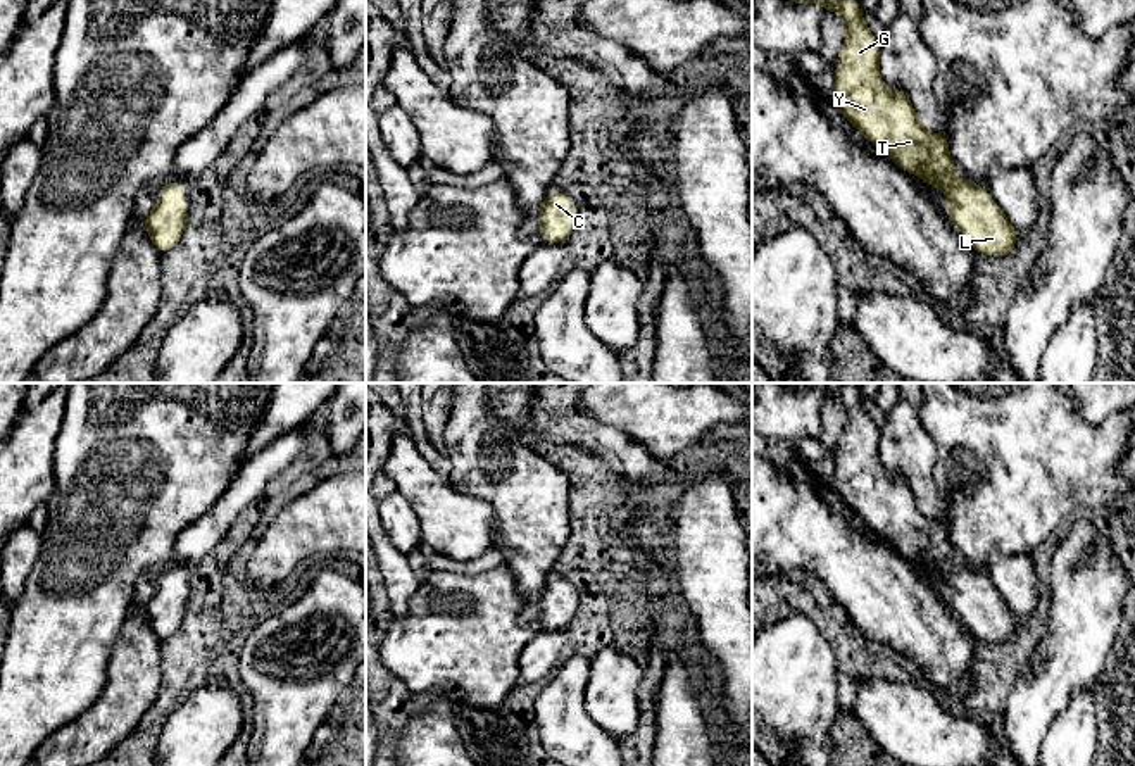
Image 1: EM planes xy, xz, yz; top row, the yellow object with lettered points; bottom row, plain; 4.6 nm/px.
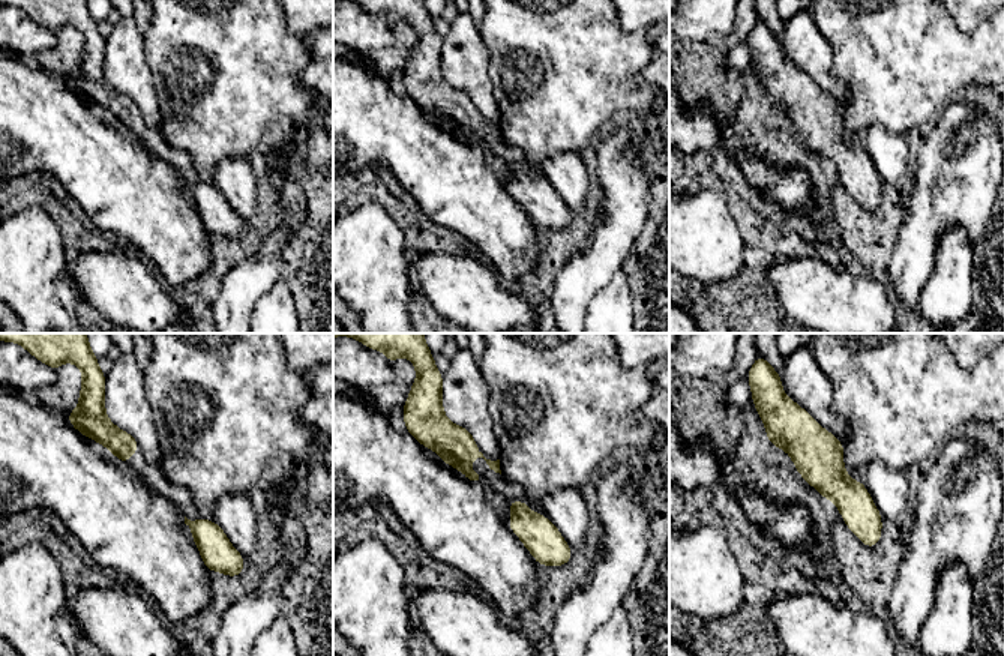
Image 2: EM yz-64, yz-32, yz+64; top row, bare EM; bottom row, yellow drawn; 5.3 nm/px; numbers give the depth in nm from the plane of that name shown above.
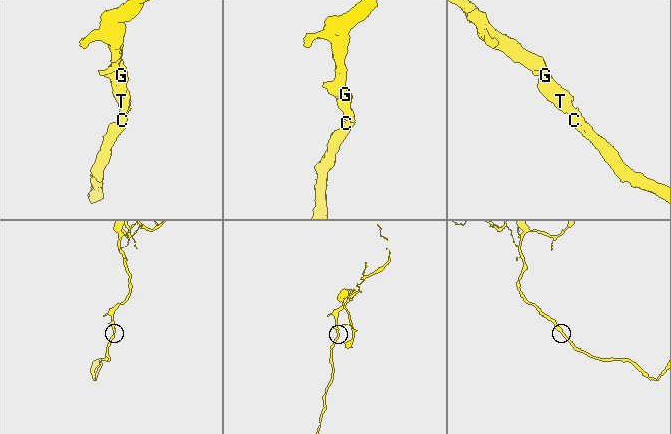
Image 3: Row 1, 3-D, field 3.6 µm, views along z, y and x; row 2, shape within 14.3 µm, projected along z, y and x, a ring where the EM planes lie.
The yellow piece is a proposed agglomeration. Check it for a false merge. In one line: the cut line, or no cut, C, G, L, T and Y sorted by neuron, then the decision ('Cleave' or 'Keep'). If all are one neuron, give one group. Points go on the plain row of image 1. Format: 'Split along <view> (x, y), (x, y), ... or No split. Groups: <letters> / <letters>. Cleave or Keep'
No split. Groups: C G L T Y. Keep

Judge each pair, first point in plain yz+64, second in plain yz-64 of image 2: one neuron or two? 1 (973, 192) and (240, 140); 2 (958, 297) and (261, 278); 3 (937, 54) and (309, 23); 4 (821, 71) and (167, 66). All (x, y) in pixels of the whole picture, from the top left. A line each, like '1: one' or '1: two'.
1: two
2: two
3: two
4: two

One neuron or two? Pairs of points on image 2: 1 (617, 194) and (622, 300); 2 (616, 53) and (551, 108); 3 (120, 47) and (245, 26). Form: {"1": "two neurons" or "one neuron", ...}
{"1": "two neurons", "2": "one neuron", "3": "two neurons"}

